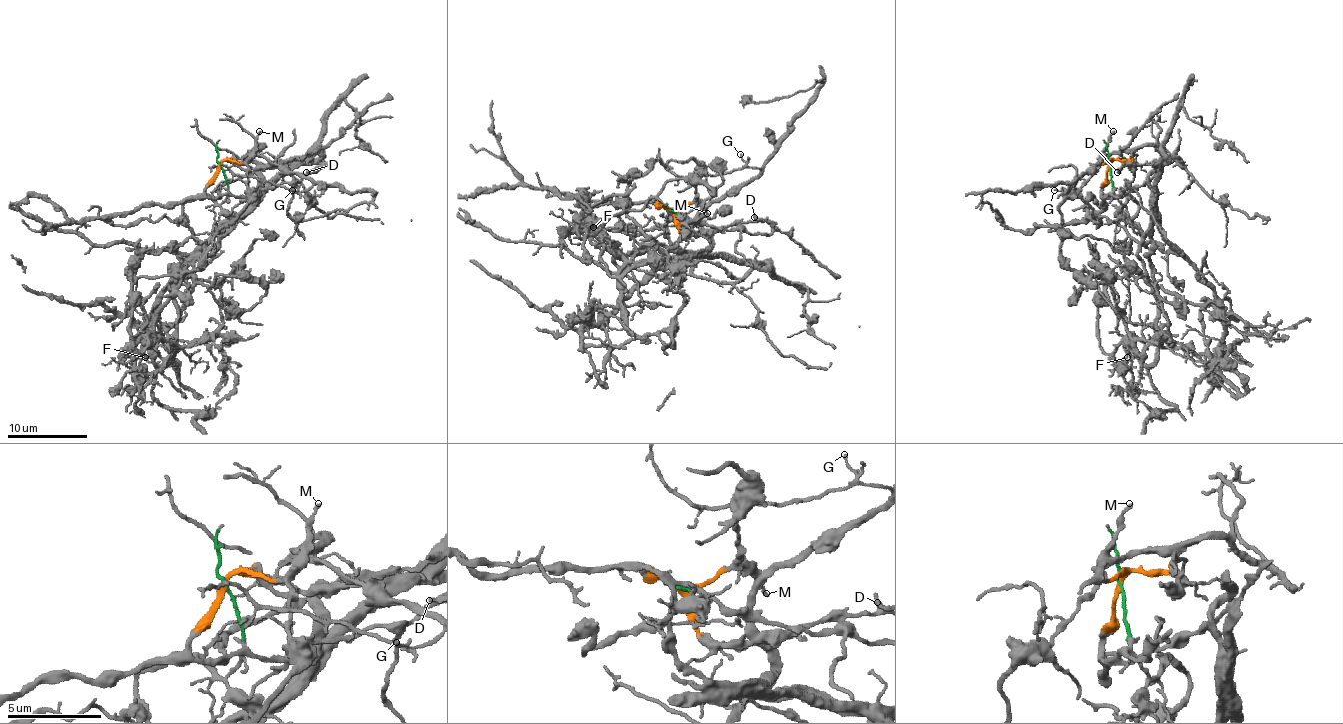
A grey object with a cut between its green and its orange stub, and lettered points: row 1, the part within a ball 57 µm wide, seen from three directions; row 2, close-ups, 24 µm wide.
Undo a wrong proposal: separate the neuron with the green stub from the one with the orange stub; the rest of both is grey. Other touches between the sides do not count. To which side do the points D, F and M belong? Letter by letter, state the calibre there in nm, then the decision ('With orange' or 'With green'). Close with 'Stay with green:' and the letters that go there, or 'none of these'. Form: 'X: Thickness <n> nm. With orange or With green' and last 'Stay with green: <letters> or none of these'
D: Thickness 200 nm. With orange
F: Thickness 100 nm. With green
M: Thickness 150 nm. With orange
Stay with green: F

